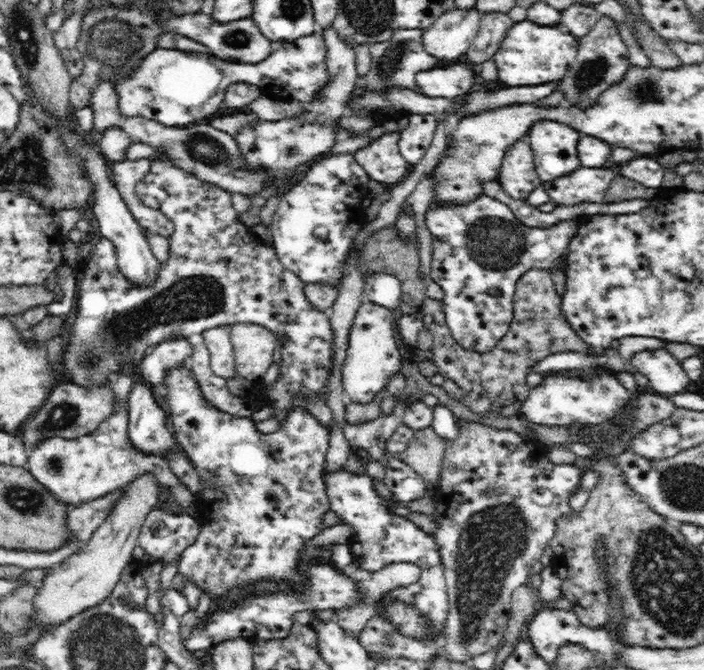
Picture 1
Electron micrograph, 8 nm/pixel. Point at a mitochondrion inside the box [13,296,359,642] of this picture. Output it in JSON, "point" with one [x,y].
{"point":[64,415]}

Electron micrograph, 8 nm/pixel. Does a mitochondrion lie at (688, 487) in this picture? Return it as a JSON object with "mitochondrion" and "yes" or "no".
{"mitochondrion":"yes"}

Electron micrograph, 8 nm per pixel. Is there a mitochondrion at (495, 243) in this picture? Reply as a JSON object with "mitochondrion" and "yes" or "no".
{"mitochondrion":"yes"}

